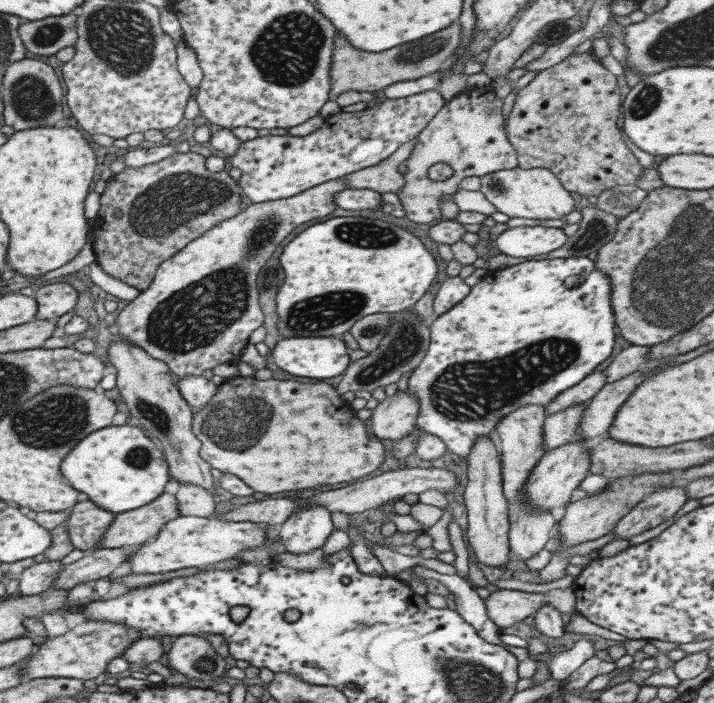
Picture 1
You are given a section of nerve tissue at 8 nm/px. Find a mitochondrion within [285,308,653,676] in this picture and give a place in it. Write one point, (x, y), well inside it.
(493, 387)

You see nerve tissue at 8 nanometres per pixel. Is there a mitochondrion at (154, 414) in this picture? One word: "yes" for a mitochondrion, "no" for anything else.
yes

